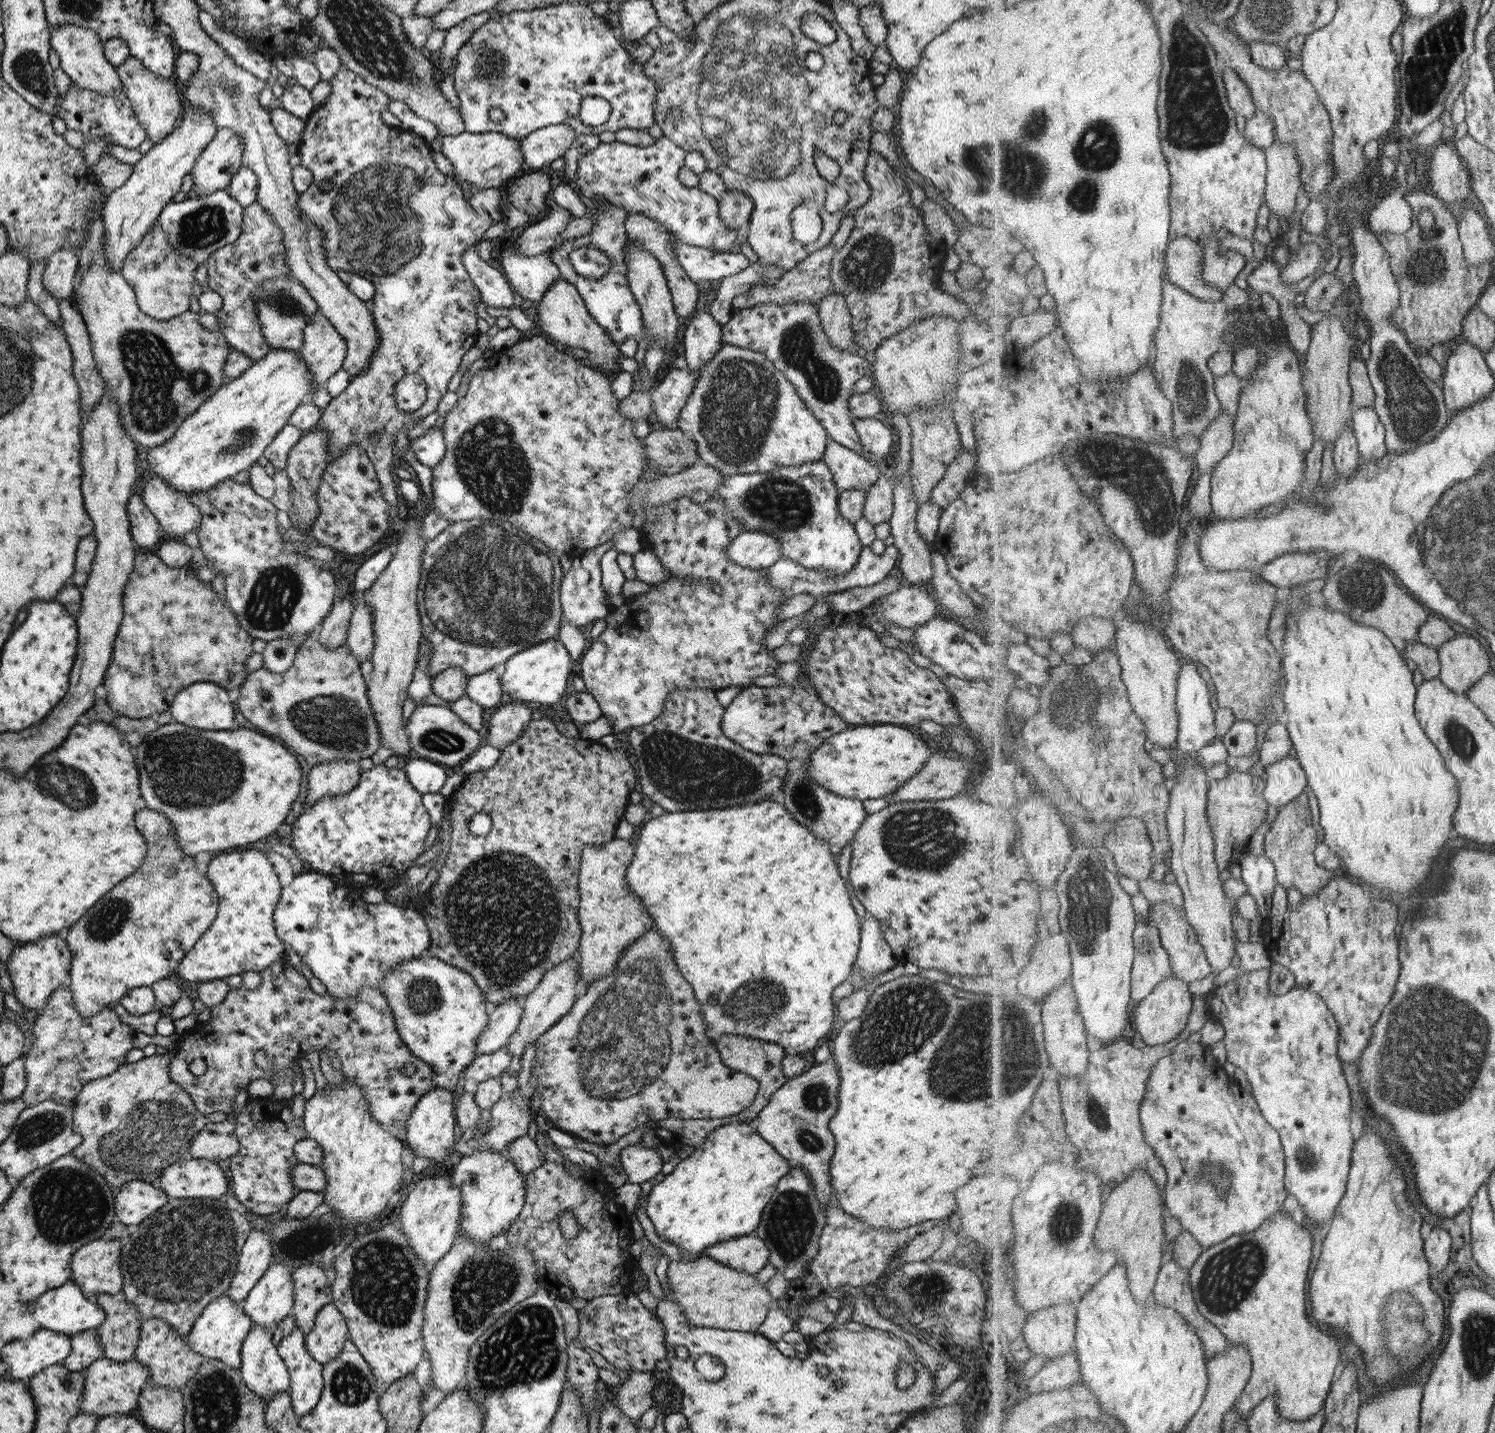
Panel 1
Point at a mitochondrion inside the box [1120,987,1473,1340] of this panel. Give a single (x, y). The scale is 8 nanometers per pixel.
(1229, 1276)

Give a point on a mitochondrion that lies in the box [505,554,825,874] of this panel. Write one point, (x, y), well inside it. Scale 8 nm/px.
(687, 772)

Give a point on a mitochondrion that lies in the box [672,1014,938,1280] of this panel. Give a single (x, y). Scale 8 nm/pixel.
(790, 1223)

